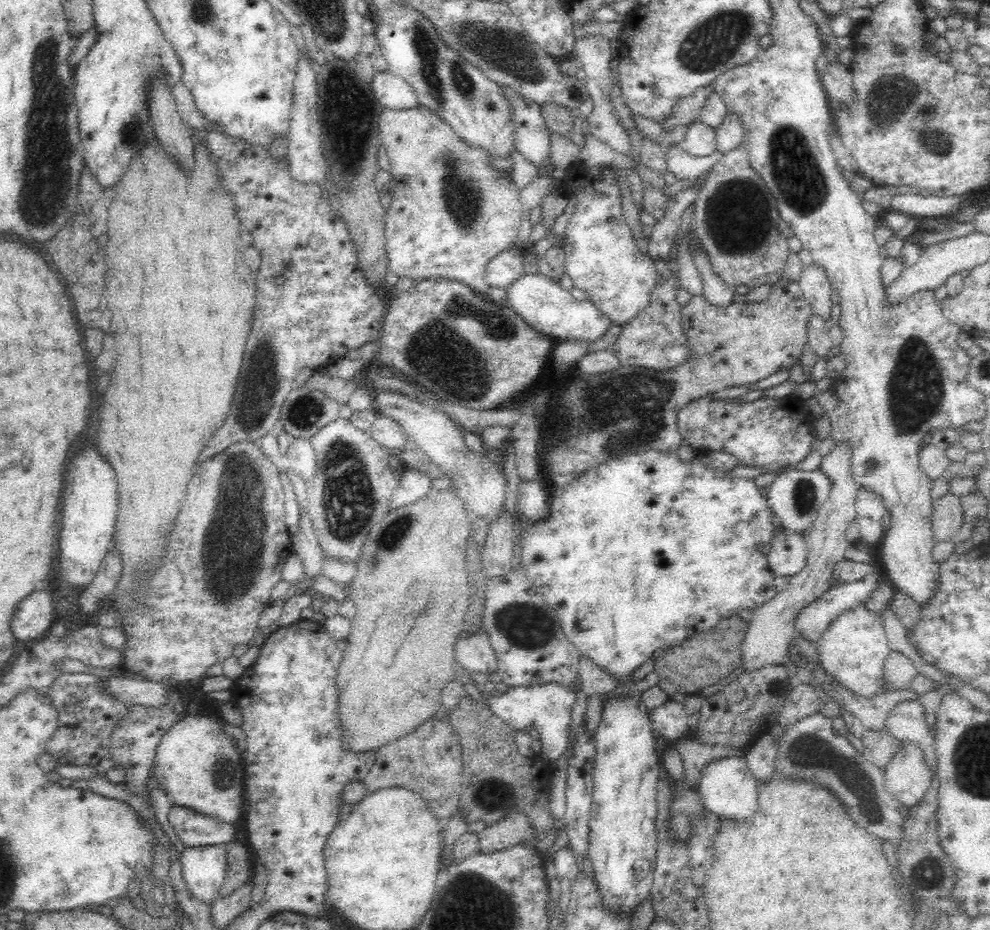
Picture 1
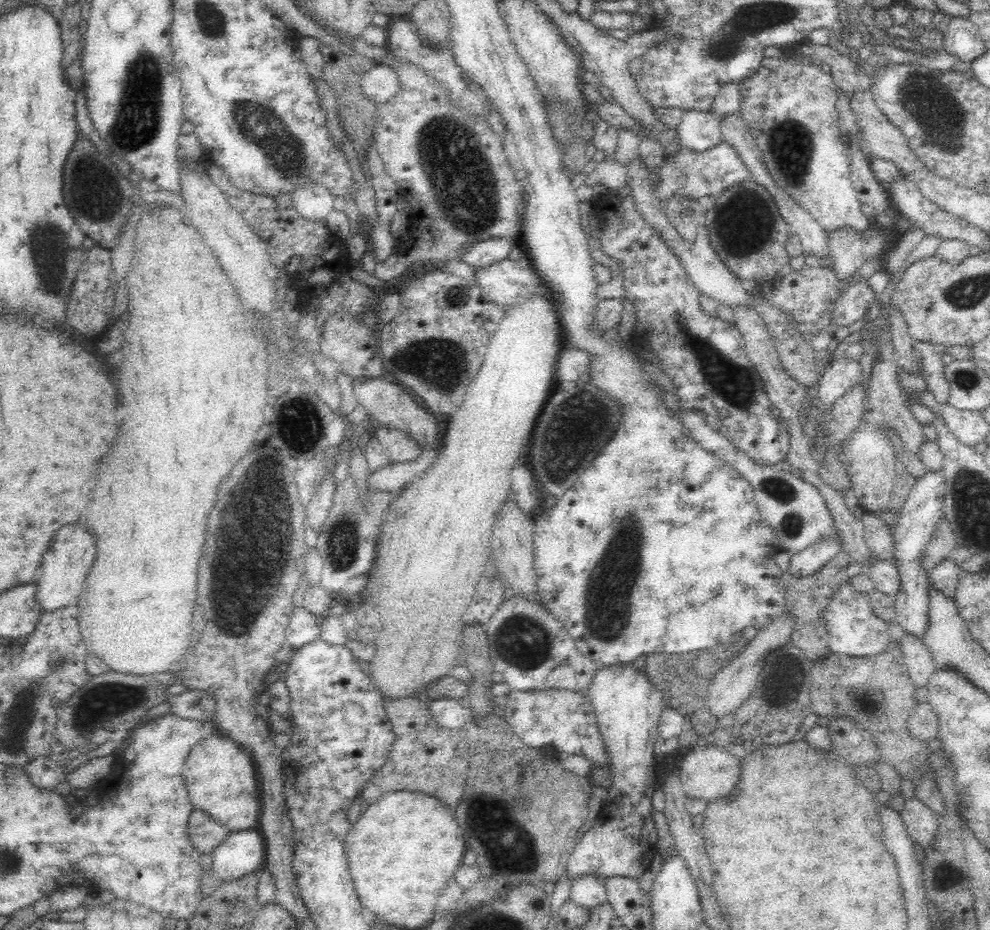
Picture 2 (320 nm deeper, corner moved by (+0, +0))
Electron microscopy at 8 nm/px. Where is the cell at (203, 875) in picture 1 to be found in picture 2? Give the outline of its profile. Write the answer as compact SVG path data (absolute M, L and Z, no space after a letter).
M258 830L233 831L210 852L214 865L210 875L236 880L263 870L265 840Z

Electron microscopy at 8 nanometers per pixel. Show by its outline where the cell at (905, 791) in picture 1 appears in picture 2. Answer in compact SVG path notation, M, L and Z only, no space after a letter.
M912 798L905 802L901 817L914 845L917 844L924 850L935 848L934 842L940 822L939 817L930 807Z

